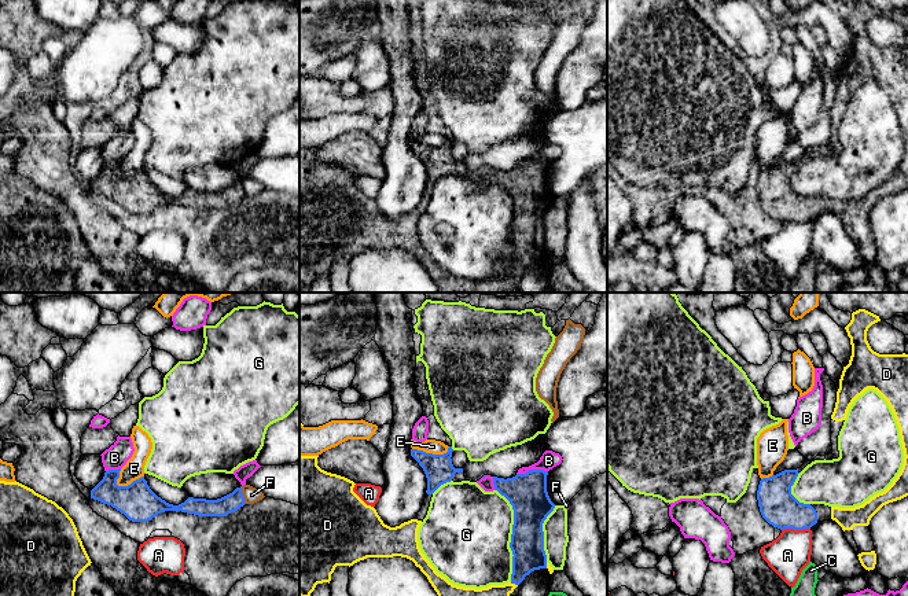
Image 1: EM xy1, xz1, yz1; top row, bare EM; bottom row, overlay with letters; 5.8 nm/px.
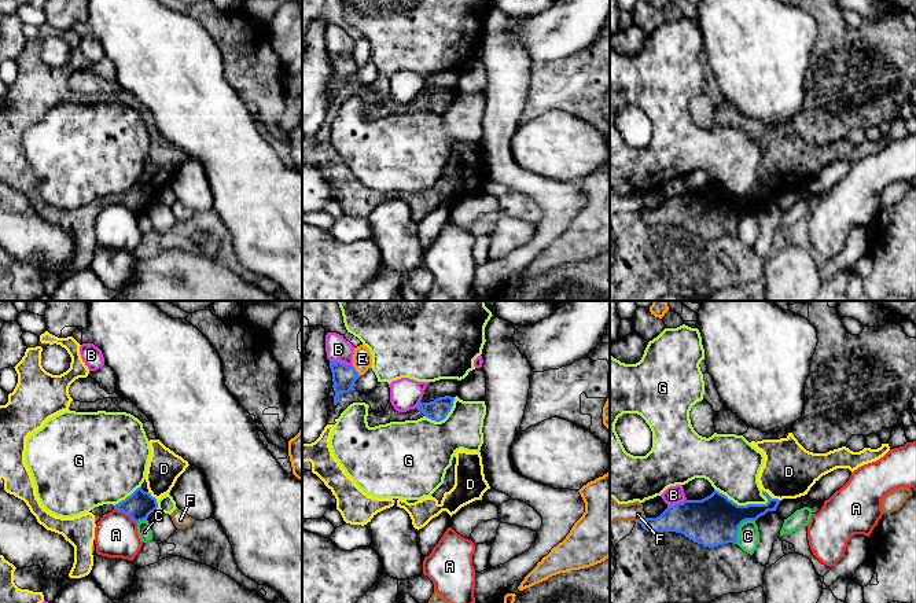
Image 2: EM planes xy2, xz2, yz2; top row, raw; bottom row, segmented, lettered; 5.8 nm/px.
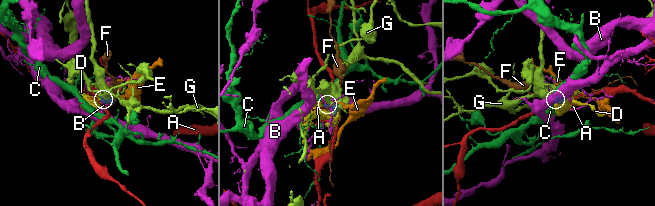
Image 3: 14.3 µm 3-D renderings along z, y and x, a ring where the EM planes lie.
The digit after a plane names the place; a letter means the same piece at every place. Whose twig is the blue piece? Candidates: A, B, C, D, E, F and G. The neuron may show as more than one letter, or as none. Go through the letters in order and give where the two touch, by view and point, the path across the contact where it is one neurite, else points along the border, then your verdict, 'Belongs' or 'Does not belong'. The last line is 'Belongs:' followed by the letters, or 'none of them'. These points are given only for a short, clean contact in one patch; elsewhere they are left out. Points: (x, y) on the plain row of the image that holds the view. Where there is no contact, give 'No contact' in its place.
A: Touches blue at yz1 (796, 221). Does not belong
B: Touches blue at xz1 (532, 162). Does not belong
C: Touches blue at yz2 (738, 220). Boundary: yz2 (754, 212), (746, 212), (739, 219), (735, 235). Does not belong
D: Touches blue at xy2 (151, 188). Belongs
E: Touches blue at xy1 (131, 176). Boundary: xy1 (143, 168), (127, 177), (116, 176). Does not belong
F: Touches blue at xy1 (242, 187). Does not belong
G: Touches blue at xz1 (511, 228). Does not belong
Belongs: D

